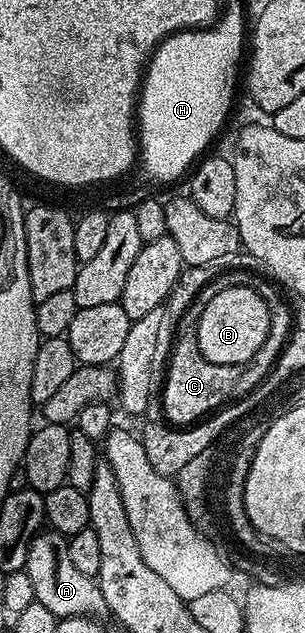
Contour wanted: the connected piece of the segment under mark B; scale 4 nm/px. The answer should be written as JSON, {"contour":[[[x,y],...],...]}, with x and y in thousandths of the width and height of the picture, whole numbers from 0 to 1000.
{"contour":[[[757,447],[718,463],[692,463],[649,506],[649,547],[682,573],[807,578],[862,547],[879,526],[879,479],[807,447]]]}

